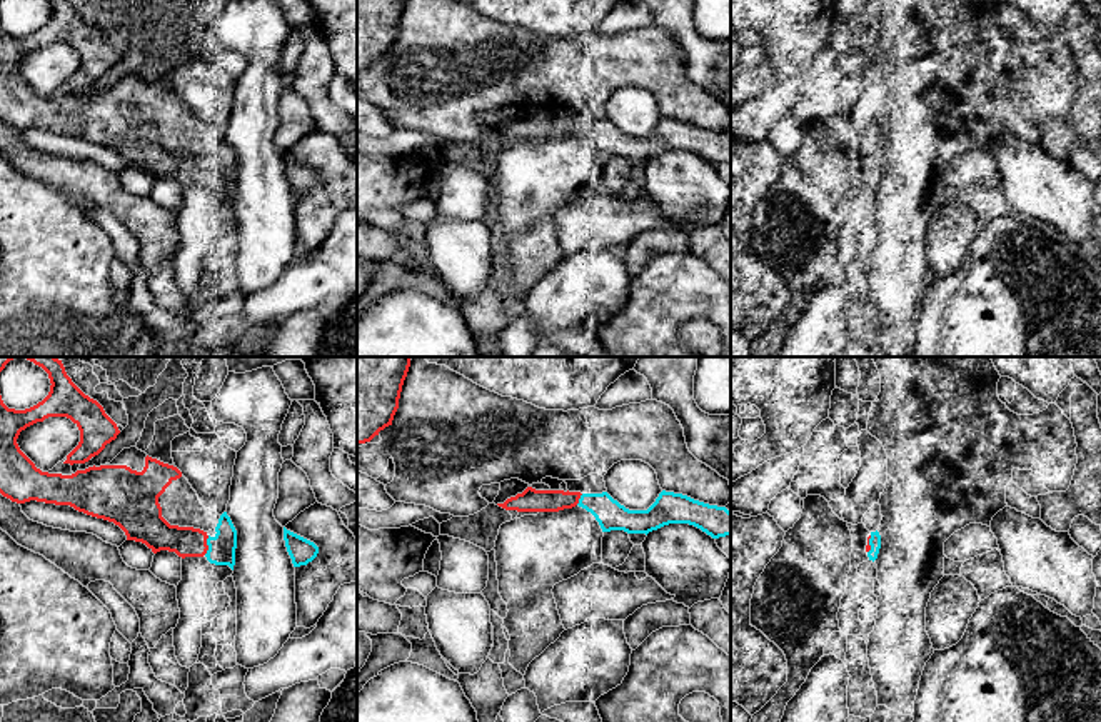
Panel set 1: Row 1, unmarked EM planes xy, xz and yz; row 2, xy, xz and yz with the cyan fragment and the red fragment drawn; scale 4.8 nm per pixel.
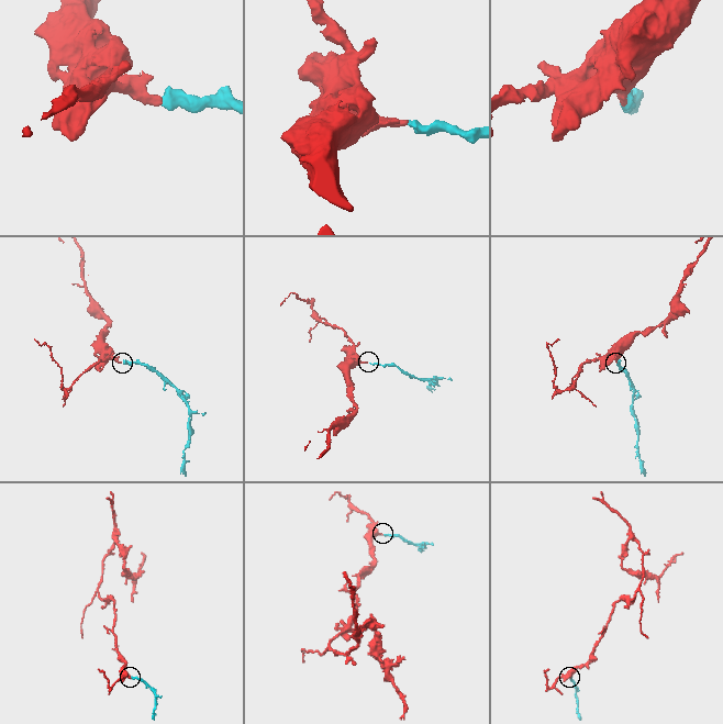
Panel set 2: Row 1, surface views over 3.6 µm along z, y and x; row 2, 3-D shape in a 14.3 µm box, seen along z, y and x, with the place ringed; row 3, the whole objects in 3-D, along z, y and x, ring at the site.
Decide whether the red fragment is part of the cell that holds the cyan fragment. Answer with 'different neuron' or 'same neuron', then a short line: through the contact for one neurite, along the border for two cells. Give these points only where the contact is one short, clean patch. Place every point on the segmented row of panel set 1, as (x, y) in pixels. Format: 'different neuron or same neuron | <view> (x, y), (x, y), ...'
same neuron

